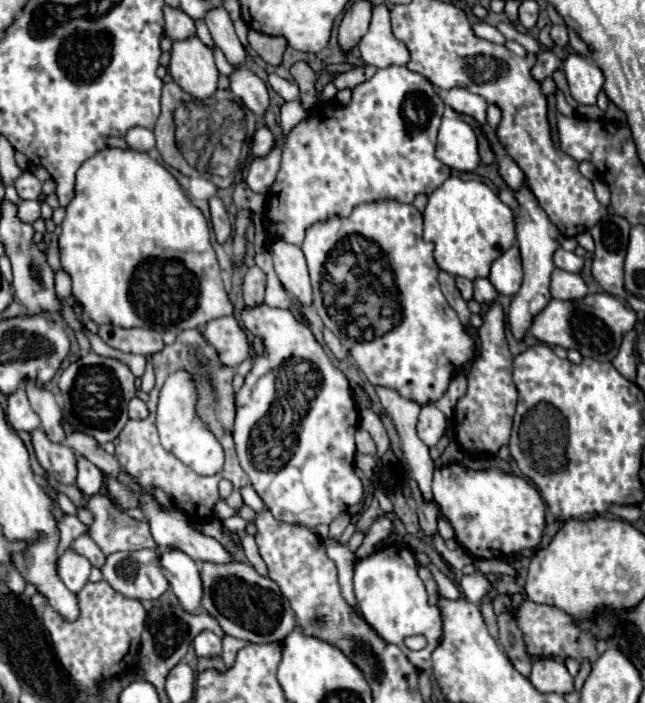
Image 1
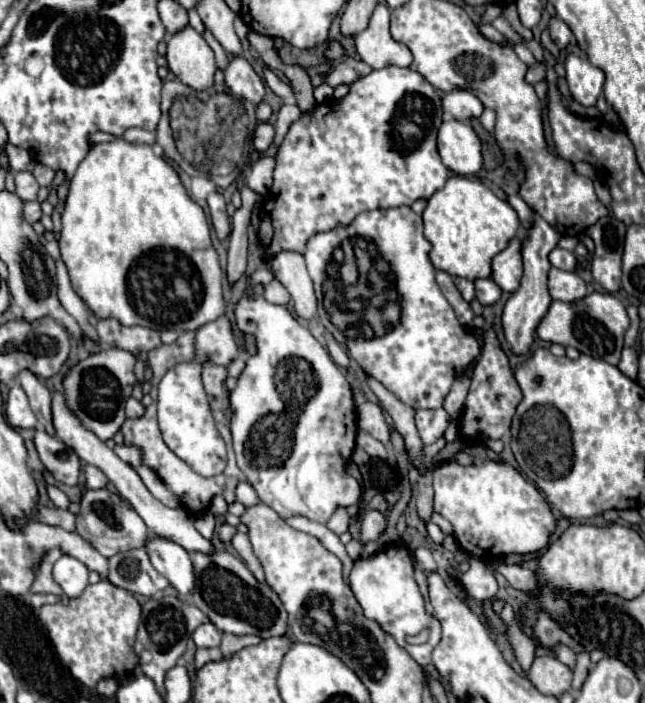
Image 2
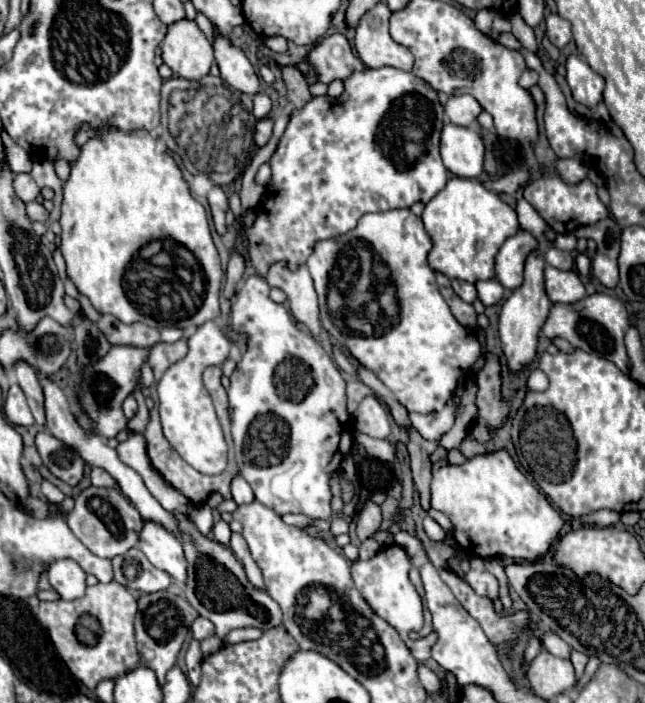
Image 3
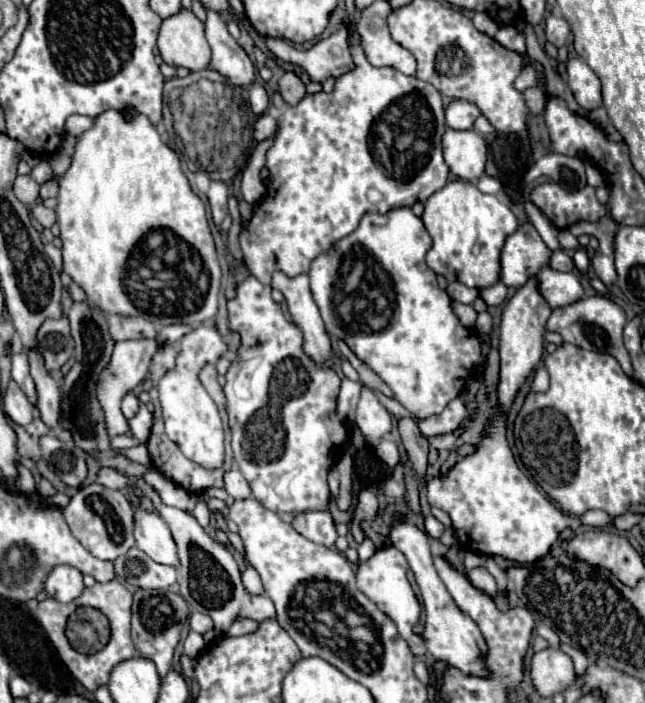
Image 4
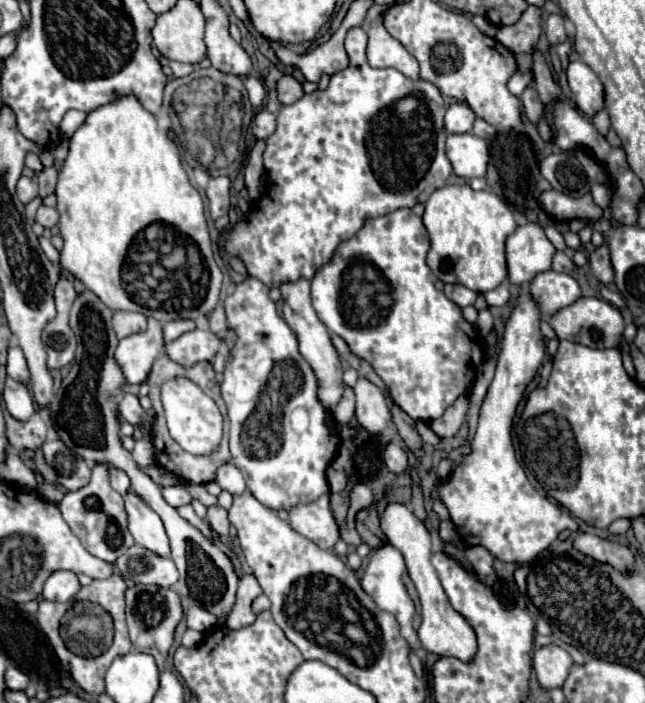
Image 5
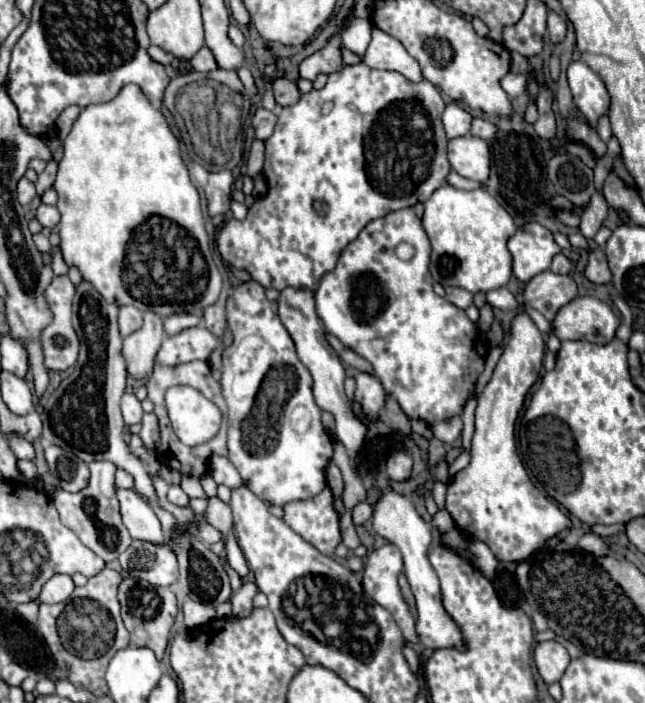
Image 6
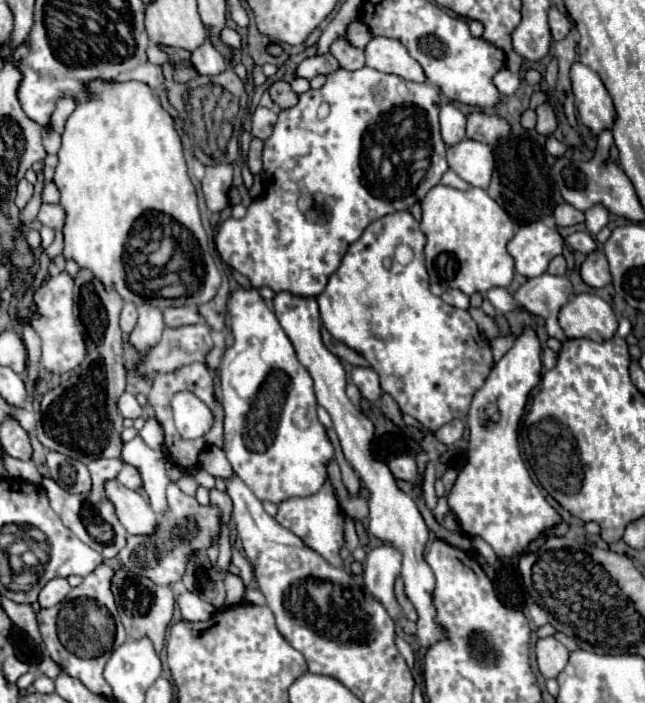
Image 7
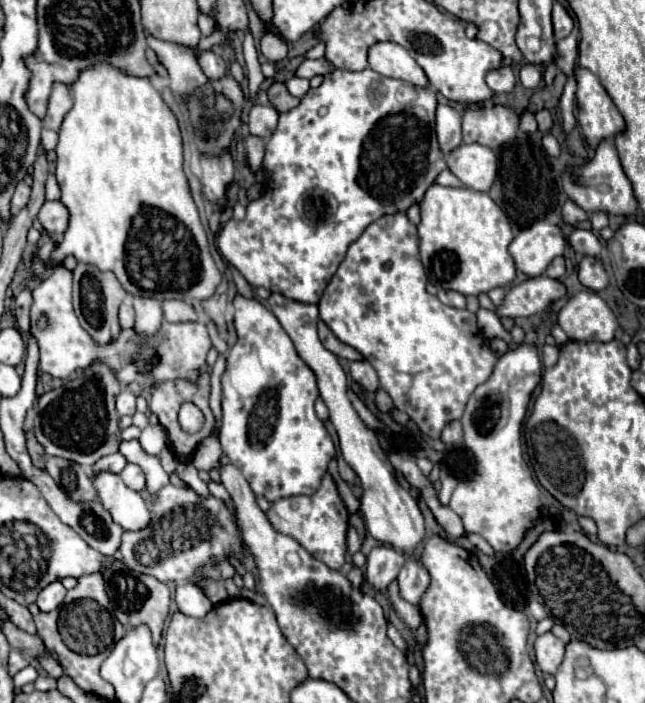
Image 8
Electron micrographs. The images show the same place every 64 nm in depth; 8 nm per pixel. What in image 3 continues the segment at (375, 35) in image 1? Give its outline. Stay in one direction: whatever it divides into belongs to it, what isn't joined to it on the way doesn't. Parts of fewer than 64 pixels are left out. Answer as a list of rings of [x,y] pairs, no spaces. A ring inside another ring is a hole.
[[[378,2],[370,12],[364,14],[356,28],[356,52],[362,62],[370,68],[394,66],[400,70],[412,70],[414,56],[402,44],[396,44],[388,34],[390,8]]]

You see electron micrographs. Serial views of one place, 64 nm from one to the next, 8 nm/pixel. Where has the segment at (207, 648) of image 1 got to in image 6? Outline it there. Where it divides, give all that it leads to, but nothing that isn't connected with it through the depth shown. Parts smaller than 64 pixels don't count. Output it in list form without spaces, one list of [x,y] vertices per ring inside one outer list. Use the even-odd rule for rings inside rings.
[[[188,600],[184,602],[184,620],[186,620],[186,626],[190,630],[196,630],[208,622],[212,622],[216,618],[216,610],[210,606],[210,604],[200,604],[200,602],[194,602],[194,600]]]

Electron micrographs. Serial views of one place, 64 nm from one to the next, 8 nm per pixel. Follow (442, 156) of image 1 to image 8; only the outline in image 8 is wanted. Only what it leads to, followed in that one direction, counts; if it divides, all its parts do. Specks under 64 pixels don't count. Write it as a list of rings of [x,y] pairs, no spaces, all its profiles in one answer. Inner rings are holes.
[[[460,144],[446,156],[448,168],[464,182],[464,186],[488,192],[496,178],[496,154],[482,144]]]

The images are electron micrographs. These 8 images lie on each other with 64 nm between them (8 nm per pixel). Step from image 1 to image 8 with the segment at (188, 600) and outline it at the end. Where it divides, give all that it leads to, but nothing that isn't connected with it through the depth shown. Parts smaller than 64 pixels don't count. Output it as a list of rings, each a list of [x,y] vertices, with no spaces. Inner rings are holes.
[[[104,472],[94,478],[94,486],[102,506],[112,514],[114,522],[120,524],[124,530],[140,530],[150,524],[150,508],[146,506],[144,498],[130,490],[118,474]]]

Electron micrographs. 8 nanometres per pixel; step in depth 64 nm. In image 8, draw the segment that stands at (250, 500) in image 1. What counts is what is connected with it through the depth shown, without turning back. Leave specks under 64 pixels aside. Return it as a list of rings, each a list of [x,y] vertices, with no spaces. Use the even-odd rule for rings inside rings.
[[[204,438],[192,456],[192,464],[198,470],[206,470],[206,472],[220,470],[220,456],[222,456],[222,448],[218,438]]]

